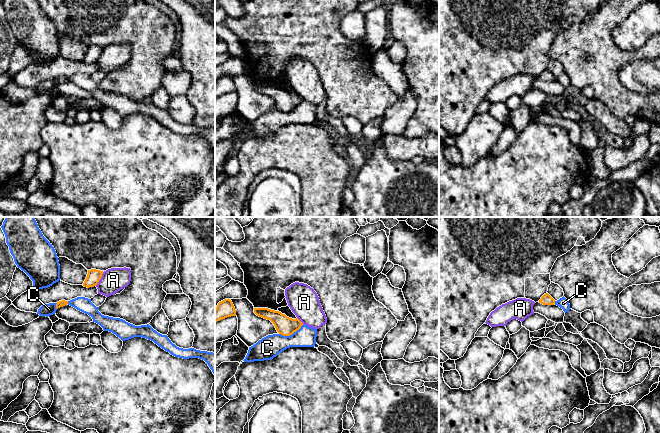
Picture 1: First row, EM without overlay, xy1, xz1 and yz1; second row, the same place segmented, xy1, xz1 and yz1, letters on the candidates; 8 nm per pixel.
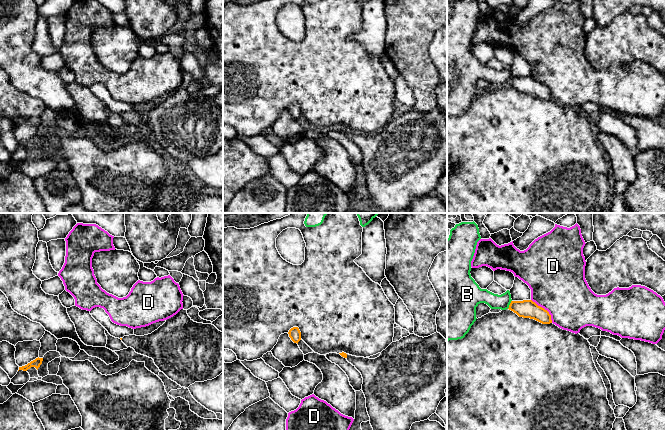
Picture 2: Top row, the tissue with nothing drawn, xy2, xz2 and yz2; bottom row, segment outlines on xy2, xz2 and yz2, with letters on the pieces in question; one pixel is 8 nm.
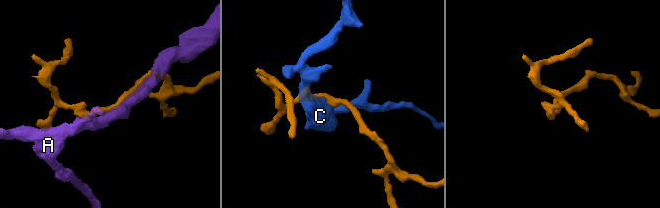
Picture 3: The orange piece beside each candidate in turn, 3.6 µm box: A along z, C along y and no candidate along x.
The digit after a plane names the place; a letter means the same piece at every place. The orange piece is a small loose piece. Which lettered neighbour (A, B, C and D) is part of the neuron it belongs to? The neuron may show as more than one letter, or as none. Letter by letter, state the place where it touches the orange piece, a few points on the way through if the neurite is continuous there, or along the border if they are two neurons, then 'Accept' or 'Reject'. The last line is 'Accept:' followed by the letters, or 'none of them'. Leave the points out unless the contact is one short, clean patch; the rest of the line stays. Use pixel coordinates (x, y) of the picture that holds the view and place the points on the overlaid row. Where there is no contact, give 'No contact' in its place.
A: Touches orange at xy1 (100, 278). Reject
B: Touches orange at yz2 (510, 304). Boundary: yz2 (511, 300), (507, 308). Reject
C: Touches orange at xz1 (291, 334). Boundary: xz1 (302, 324), (289, 335), (279, 334). Reject
D: Touches orange at yz2 (544, 309). Reject
Accept: none of them

